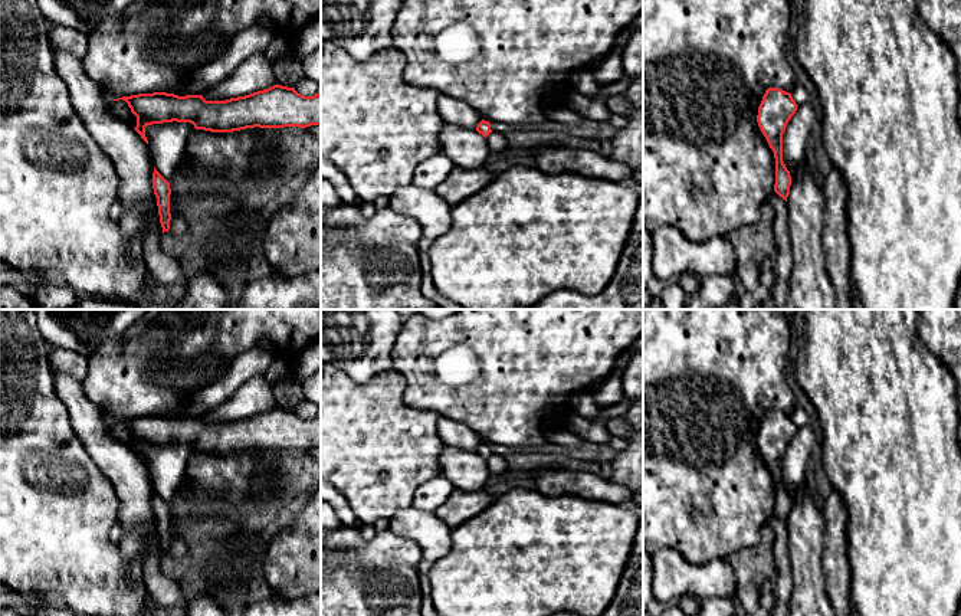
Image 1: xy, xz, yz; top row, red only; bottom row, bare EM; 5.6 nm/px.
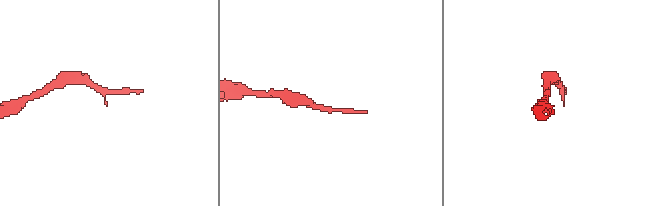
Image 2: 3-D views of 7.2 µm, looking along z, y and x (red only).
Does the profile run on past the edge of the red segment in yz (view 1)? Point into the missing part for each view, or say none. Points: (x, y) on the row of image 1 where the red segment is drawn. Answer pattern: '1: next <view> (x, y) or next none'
1: next none

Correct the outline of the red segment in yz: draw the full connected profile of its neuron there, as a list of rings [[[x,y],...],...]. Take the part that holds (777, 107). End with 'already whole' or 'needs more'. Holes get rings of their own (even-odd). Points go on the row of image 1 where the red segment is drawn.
[[[768,88],[758,107],[757,122],[775,158],[774,191],[787,201],[791,186],[791,176],[783,161],[783,134],[797,104],[790,92],[778,88]]]; already whole

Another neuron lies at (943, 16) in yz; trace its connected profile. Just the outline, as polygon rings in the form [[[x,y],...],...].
[[[918,0],[921,19],[941,36],[957,63],[957,115],[961,125],[961,0]]]

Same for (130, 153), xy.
[[[53,47],[53,60],[58,75],[68,86],[69,99],[75,111],[83,121],[88,132],[114,161],[115,170],[119,176],[121,183],[118,201],[124,206],[124,213],[119,219],[122,235],[127,240],[132,240],[135,237],[142,239],[148,230],[148,220],[144,212],[150,209],[151,196],[154,194],[154,164],[150,148],[141,135],[128,122],[108,111],[108,102],[104,99],[101,86],[85,73],[82,60],[60,47]]]

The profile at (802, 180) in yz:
[[[807,161],[790,171],[790,194],[823,194],[823,189],[814,181]]]

